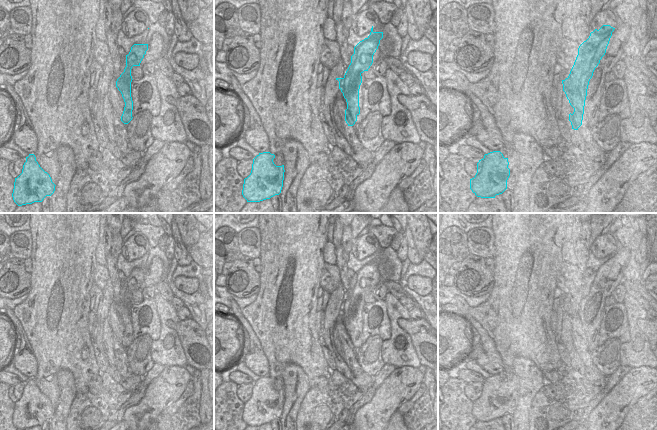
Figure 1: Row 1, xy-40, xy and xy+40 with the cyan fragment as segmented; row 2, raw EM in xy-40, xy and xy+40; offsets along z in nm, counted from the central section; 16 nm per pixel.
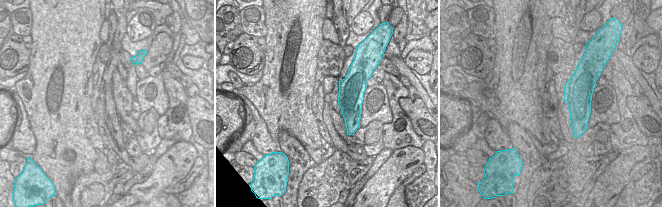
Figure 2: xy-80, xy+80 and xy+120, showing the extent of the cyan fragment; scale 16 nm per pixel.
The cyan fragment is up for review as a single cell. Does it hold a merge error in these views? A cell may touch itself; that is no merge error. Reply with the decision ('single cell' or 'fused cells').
single cell

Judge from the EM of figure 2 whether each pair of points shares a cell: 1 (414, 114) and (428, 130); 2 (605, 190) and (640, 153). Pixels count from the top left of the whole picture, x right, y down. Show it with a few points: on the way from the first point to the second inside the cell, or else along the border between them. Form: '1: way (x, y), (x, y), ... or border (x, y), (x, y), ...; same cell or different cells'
1: way (418, 118), (425, 126); same cell
2: way (612, 181), (631, 162); same cell

